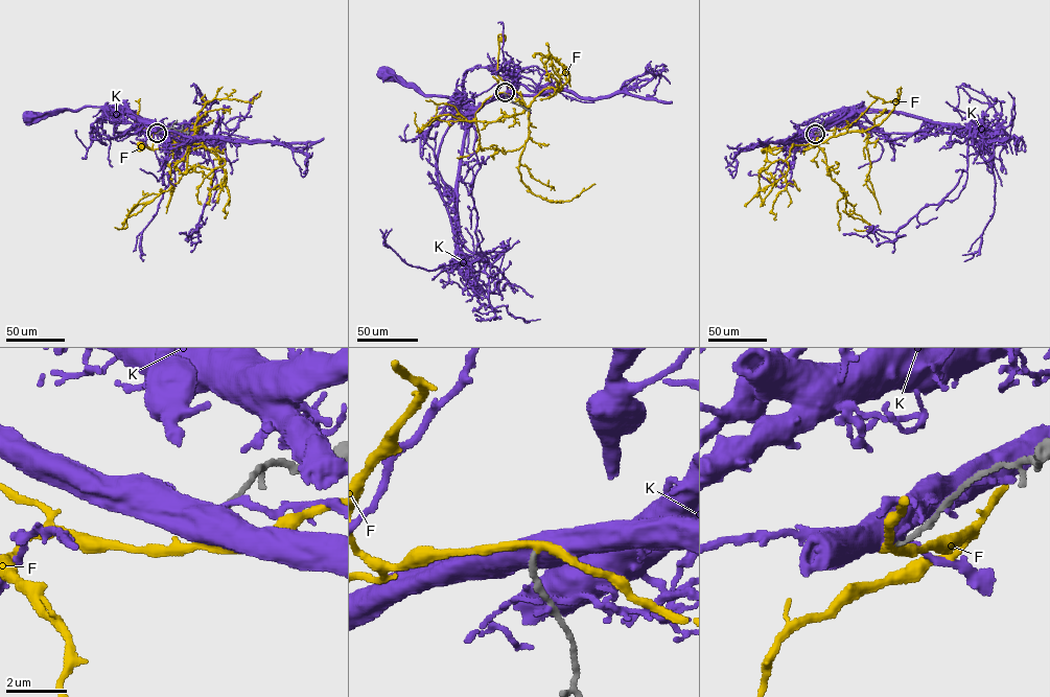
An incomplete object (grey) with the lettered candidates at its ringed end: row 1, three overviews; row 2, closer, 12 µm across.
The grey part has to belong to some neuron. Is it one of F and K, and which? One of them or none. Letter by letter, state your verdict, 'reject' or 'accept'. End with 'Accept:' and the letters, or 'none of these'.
F: reject
K: reject
Accept: none of these

